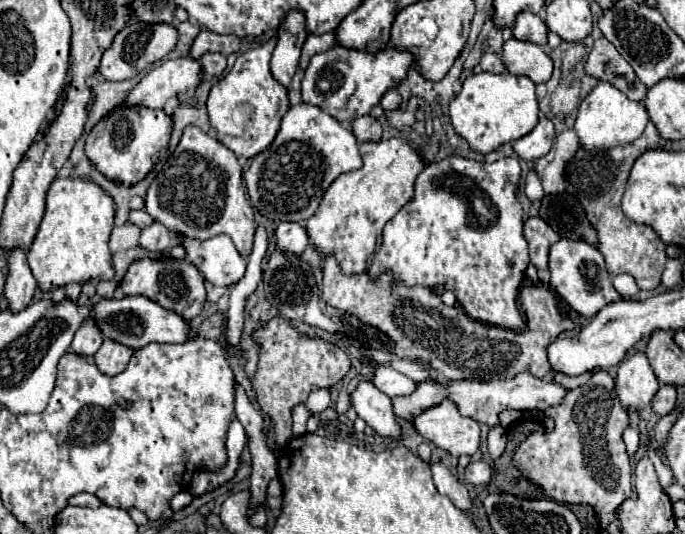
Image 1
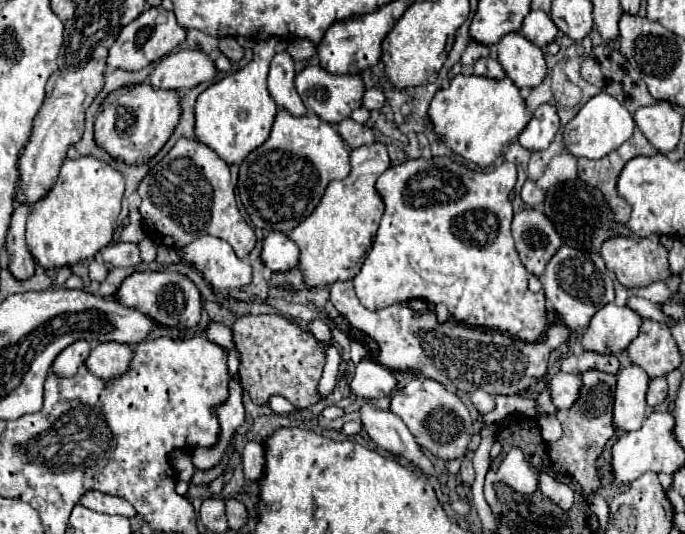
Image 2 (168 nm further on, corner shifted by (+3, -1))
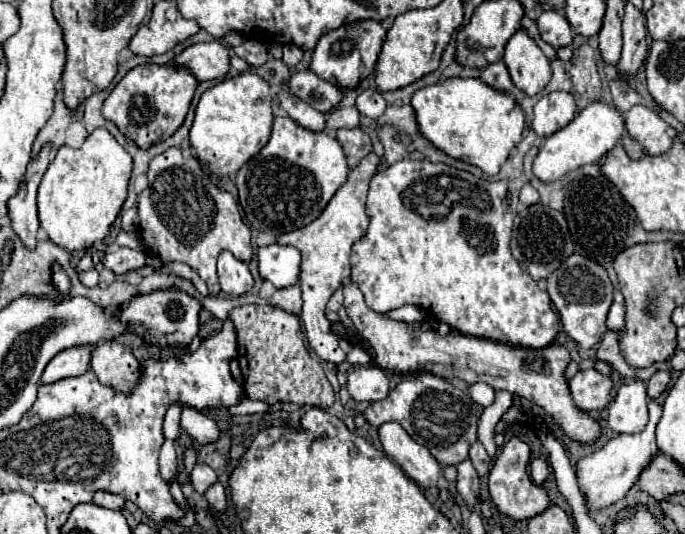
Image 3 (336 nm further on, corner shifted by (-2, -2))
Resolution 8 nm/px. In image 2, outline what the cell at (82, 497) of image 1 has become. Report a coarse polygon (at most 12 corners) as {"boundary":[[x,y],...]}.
{"boundary":[[86,492],[82,506],[134,518],[130,502],[102,492]]}

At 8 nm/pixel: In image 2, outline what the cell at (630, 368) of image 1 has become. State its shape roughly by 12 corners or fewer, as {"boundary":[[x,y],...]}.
{"boundary":[[618,372],[614,424],[638,430],[646,416],[648,374]]}

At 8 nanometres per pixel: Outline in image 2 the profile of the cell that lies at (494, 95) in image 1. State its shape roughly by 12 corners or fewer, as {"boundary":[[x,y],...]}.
{"boundary":[[458,74],[430,102],[436,134],[482,168],[530,122],[510,78]]}

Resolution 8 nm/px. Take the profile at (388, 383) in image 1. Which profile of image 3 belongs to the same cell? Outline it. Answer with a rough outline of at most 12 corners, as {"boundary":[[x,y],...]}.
{"boundary":[[377,365],[349,373],[355,401],[381,401],[389,379]]}

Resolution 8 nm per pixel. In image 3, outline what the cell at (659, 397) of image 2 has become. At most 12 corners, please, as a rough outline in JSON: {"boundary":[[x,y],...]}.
{"boundary":[[669,371],[647,381],[647,395],[657,399],[669,385]]}

